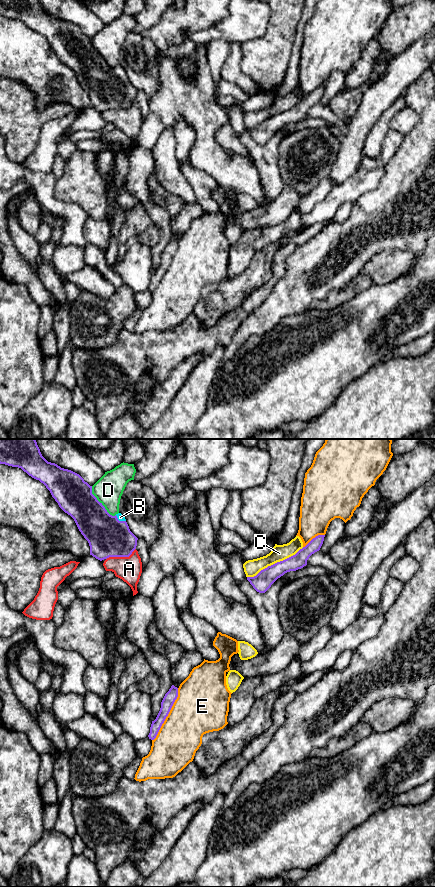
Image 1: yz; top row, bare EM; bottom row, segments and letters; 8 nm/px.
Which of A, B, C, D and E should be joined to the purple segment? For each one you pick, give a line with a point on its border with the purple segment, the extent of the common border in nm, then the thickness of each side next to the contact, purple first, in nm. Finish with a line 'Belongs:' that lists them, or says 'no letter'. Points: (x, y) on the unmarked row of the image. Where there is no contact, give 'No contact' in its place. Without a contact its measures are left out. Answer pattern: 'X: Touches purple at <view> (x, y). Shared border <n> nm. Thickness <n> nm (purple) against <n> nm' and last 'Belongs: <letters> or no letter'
B: Touches purple at yz (120, 73). Shared border 100 nm. Thickness 320 nm (purple) against 50 nm
Belongs: B

